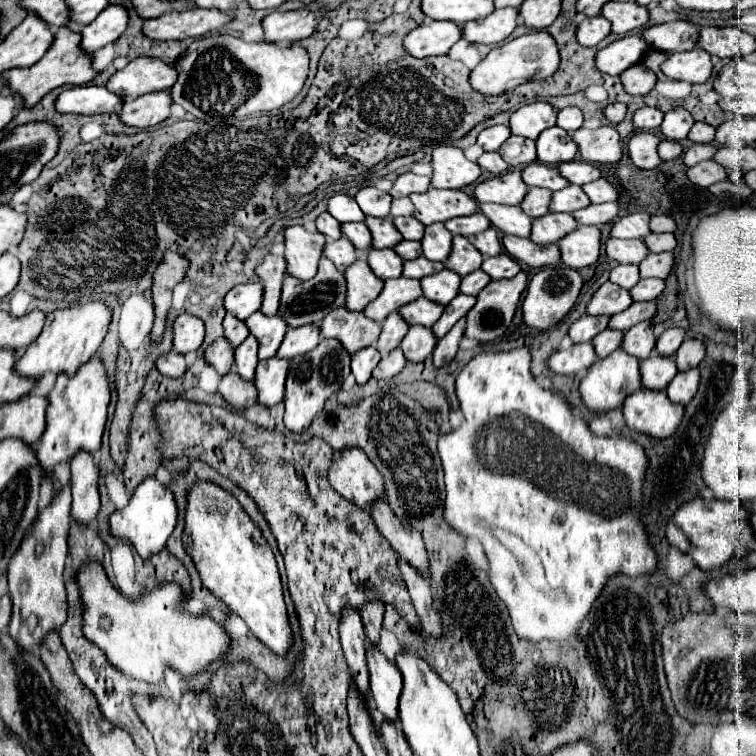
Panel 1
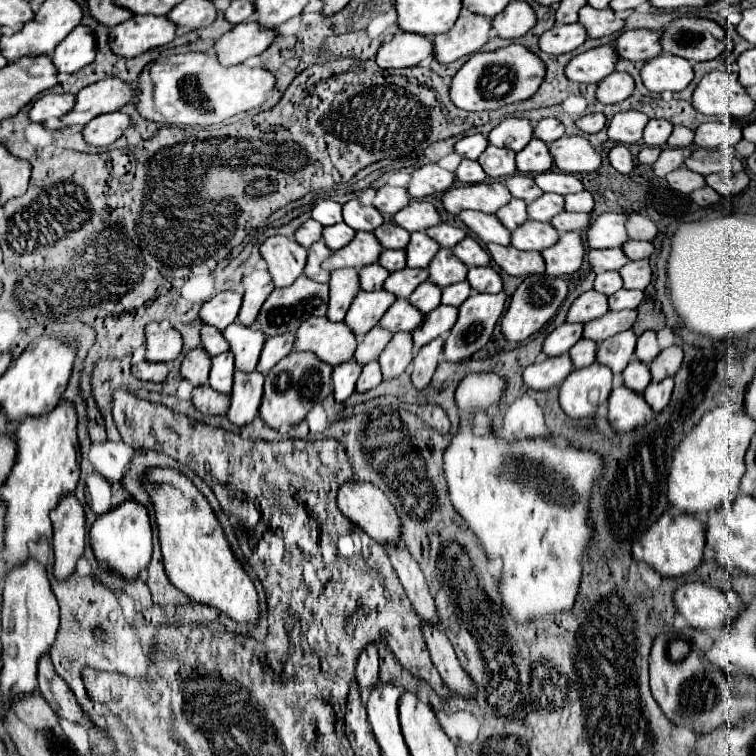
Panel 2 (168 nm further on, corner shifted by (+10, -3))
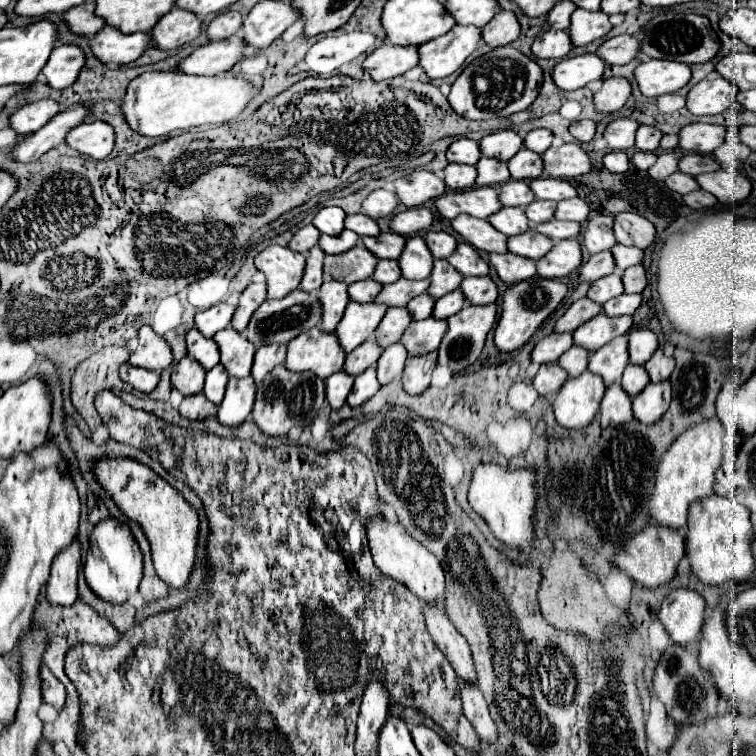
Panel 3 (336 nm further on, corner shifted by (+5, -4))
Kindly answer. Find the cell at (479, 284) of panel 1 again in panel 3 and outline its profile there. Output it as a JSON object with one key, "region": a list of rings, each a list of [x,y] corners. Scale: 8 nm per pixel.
{"region":[[[457,288],[455,292],[449,292],[449,294],[445,294],[443,298],[439,298],[439,300],[435,300],[435,308],[433,308],[433,318],[437,318],[437,320],[447,320],[449,316],[453,316],[453,314],[457,314],[461,308],[463,308],[463,304],[465,304],[465,296],[463,296],[463,292]]]}

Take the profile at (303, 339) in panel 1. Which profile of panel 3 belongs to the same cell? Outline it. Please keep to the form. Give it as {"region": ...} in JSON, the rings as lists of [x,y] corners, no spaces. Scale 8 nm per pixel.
{"region":[[[269,344],[257,348],[251,368],[251,378],[255,380],[255,384],[259,384],[275,366],[285,362],[285,350],[287,350],[285,344]]]}

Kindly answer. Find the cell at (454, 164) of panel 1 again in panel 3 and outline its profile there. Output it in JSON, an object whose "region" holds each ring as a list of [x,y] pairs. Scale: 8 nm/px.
{"region":[[[415,170],[403,178],[395,180],[395,192],[403,206],[415,208],[425,204],[431,198],[437,198],[445,192],[445,182],[433,172]]]}

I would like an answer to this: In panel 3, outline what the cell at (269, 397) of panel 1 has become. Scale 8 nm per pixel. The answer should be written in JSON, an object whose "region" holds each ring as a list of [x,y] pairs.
{"region":[[[229,378],[225,398],[219,406],[217,420],[223,426],[239,426],[253,408],[255,384],[251,378]]]}

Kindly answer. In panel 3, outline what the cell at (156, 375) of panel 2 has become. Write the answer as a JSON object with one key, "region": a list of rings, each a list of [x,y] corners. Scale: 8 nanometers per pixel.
{"region":[[[123,364],[119,368],[119,378],[123,382],[127,382],[129,386],[133,386],[135,390],[145,392],[145,394],[149,394],[151,390],[155,390],[155,386],[159,382],[159,378],[155,376],[155,372],[143,370],[143,368],[135,368],[135,366],[129,366],[129,364]]]}

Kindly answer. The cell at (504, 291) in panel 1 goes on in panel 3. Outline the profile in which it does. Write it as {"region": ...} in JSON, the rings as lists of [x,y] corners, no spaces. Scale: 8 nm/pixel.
{"region":[[[465,304],[461,312],[447,318],[449,328],[447,328],[447,332],[445,332],[445,336],[439,344],[439,350],[437,350],[437,354],[439,354],[437,364],[451,368],[453,374],[459,374],[465,368],[469,368],[479,358],[479,354],[483,350],[483,344],[485,344],[485,338],[495,324],[495,316],[497,316],[497,306],[495,304],[487,304],[487,306]]]}

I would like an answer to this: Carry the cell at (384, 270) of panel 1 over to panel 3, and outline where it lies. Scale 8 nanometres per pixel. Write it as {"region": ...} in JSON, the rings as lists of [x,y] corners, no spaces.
{"region":[[[371,278],[361,280],[361,282],[355,282],[355,284],[349,286],[349,300],[361,302],[361,304],[373,302],[375,296],[381,292],[381,288],[383,286],[379,282],[375,282],[375,280],[371,280]]]}

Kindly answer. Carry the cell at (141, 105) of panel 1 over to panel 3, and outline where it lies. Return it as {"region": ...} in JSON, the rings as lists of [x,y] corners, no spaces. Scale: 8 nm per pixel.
{"region":[[[93,120],[93,122],[81,122],[79,126],[71,128],[71,132],[65,136],[65,142],[73,150],[77,150],[85,156],[91,156],[95,160],[103,160],[113,150],[115,134],[109,124]]]}

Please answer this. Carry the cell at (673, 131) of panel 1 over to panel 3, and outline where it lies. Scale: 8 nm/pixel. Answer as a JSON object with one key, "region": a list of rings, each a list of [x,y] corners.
{"region":[[[641,126],[635,134],[635,148],[643,152],[655,152],[659,148],[661,132],[655,126]]]}

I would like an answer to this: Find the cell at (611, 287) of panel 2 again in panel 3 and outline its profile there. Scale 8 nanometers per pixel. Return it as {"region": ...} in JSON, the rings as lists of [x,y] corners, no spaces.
{"region":[[[613,272],[613,274],[605,276],[603,280],[593,282],[591,288],[589,288],[589,292],[587,292],[587,298],[603,306],[607,300],[611,300],[611,298],[615,298],[615,296],[619,296],[619,294],[623,294],[621,274],[619,274],[619,272]]]}

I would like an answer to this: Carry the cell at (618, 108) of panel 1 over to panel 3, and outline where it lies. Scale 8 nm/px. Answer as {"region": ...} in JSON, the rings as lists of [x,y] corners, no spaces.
{"region":[[[591,120],[573,122],[569,126],[569,132],[577,142],[591,142],[593,136],[595,136],[595,122],[591,122]]]}

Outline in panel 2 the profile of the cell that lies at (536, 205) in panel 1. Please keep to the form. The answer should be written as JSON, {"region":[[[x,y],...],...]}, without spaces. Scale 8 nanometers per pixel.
{"region":[[[512,199],[508,205],[504,205],[500,211],[496,211],[498,219],[502,219],[502,223],[506,227],[510,227],[510,231],[514,231],[518,225],[522,225],[528,219],[526,213],[526,203],[522,199]]]}

